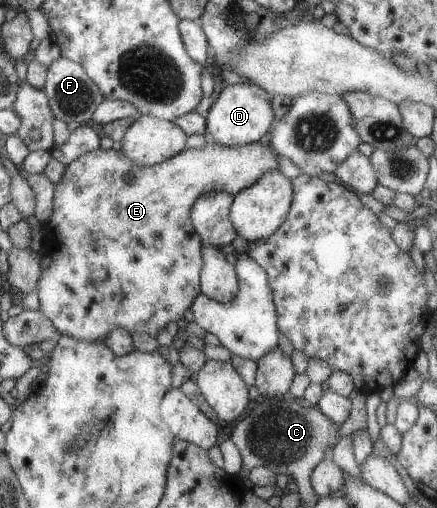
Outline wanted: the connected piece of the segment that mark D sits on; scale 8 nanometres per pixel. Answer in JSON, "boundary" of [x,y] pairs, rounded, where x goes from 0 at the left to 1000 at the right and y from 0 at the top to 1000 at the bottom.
{"boundary":[[[554,161],[513,173],[471,224],[474,260],[483,276],[519,289],[554,287],[586,278],[625,256],[627,187],[577,163]]]}

